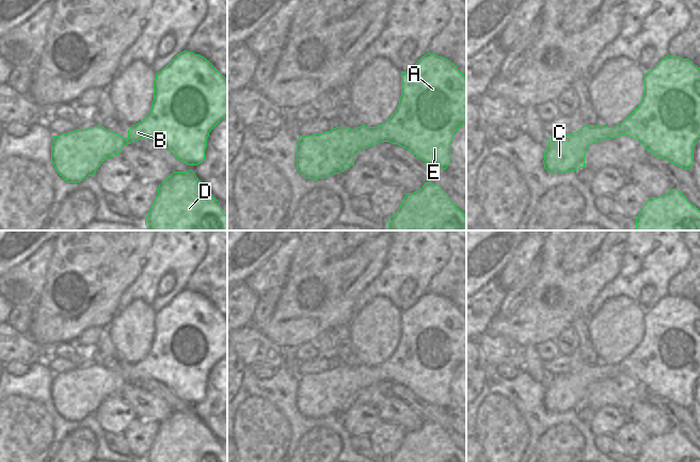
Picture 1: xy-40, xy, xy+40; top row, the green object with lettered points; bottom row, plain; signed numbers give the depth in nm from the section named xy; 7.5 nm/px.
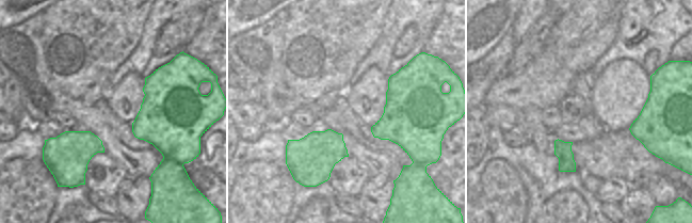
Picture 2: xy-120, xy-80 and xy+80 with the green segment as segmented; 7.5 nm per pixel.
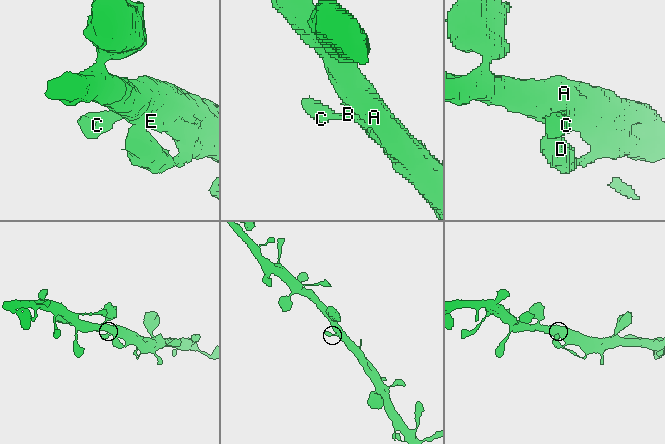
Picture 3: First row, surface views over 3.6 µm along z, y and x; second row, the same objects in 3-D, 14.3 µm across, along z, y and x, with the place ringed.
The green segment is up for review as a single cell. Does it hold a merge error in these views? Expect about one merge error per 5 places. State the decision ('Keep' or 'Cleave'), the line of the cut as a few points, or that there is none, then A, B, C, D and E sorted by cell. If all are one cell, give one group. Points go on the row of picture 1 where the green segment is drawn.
Keep. No split. Groups: A B C D E.

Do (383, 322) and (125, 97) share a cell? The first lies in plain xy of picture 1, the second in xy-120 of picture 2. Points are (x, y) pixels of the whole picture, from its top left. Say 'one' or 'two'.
one

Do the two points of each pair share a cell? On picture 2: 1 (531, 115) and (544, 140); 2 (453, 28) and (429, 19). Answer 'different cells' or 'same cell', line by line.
1: same cell
2: different cells

